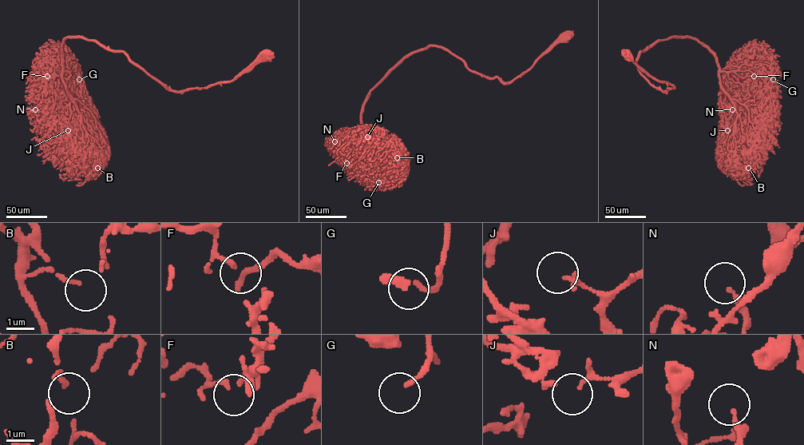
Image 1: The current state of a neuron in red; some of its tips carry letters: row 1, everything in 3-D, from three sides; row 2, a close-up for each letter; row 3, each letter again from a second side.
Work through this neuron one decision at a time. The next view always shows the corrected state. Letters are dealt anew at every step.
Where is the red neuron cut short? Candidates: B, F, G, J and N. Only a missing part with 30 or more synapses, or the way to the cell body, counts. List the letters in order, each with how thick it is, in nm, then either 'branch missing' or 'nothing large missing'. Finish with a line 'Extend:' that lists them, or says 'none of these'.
B: 90 nm | nothing large missing
F: 90 nm | nothing large missing
G: 150 nm | branch missing
J: 190 nm | nothing large missing
N: 200 nm | nothing large missing
Extend: G

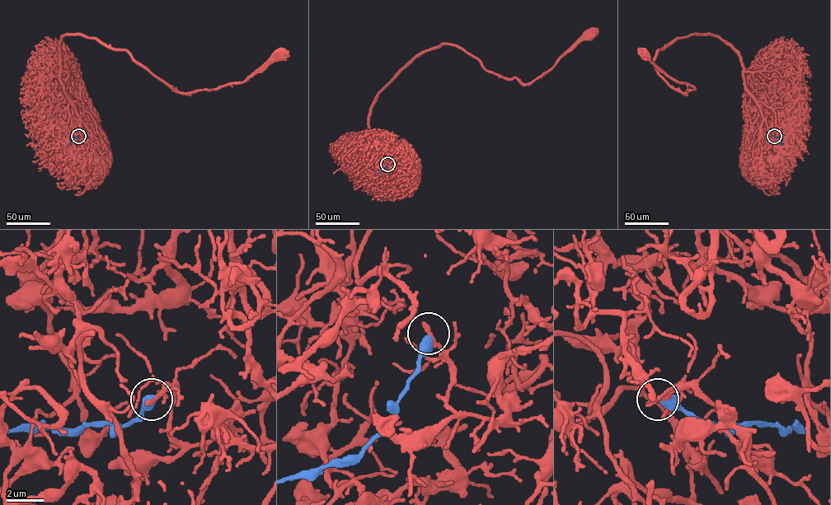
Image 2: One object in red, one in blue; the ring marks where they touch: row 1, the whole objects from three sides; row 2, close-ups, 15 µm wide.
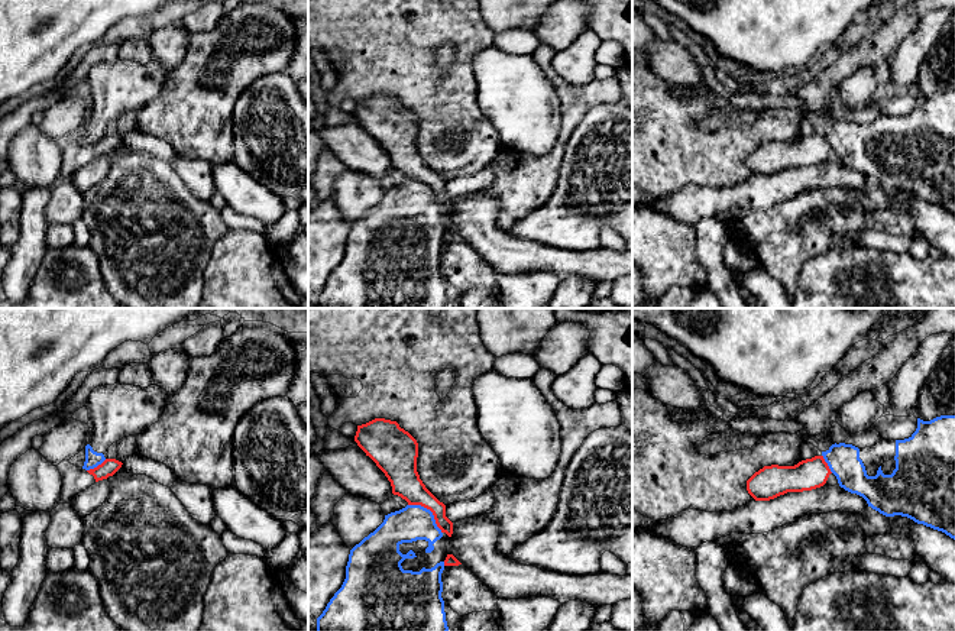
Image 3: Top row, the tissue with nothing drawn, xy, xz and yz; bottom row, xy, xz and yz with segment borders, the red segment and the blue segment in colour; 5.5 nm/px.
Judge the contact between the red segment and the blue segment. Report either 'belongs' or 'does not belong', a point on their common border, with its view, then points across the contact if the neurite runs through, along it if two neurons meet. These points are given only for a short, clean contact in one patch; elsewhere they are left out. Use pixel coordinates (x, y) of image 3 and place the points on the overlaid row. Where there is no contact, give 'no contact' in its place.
does not belong; meets red in xz at (430, 510); border along xz (408, 504), (426, 507), (442, 533)

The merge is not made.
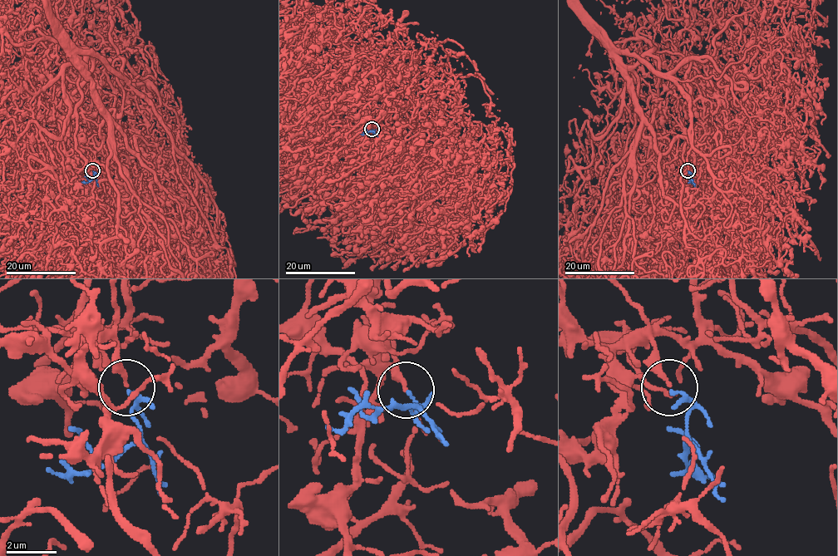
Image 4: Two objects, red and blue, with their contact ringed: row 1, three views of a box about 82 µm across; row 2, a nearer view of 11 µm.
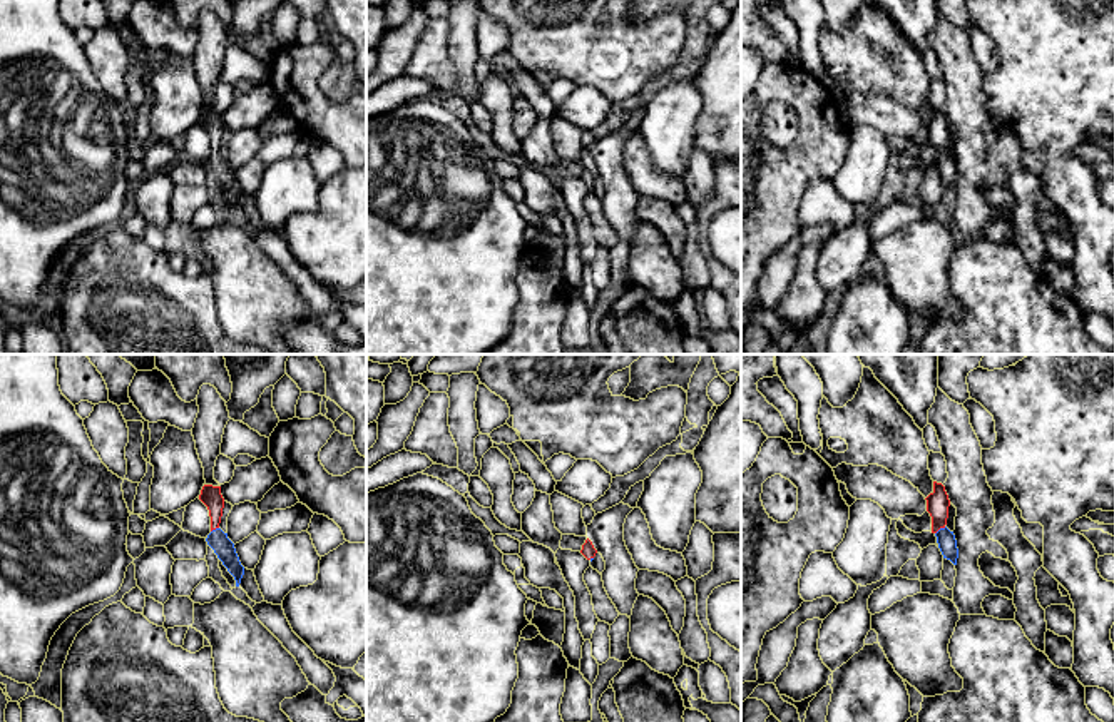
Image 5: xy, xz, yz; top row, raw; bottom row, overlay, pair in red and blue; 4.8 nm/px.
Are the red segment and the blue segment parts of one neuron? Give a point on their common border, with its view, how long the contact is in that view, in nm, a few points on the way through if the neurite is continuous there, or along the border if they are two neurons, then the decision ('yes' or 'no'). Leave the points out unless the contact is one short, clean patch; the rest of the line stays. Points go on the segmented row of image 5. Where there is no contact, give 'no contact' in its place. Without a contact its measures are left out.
meets red in yz at (940, 527); contact 70 nm long; runs through yz (937, 503), (940, 527), (945, 538); yes

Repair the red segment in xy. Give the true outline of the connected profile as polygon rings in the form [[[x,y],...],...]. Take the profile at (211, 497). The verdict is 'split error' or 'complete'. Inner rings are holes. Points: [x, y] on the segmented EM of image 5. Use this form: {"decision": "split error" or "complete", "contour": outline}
{"decision": "split error", "contour": [[[204,485],[199,500],[207,506],[211,516],[211,533],[207,535],[206,542],[227,572],[234,577],[236,587],[239,587],[244,575],[244,567],[239,562],[234,543],[227,538],[227,533],[219,528],[224,508],[221,486]]]}

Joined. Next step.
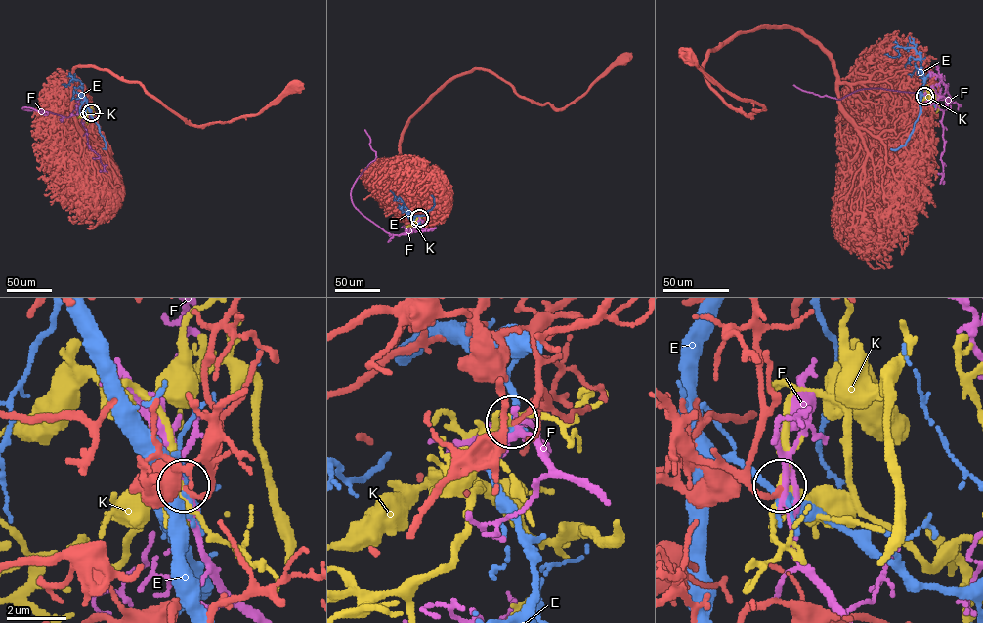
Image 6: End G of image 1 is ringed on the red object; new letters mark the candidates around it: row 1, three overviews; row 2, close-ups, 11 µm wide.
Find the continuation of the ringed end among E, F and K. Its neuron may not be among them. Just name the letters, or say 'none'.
K

